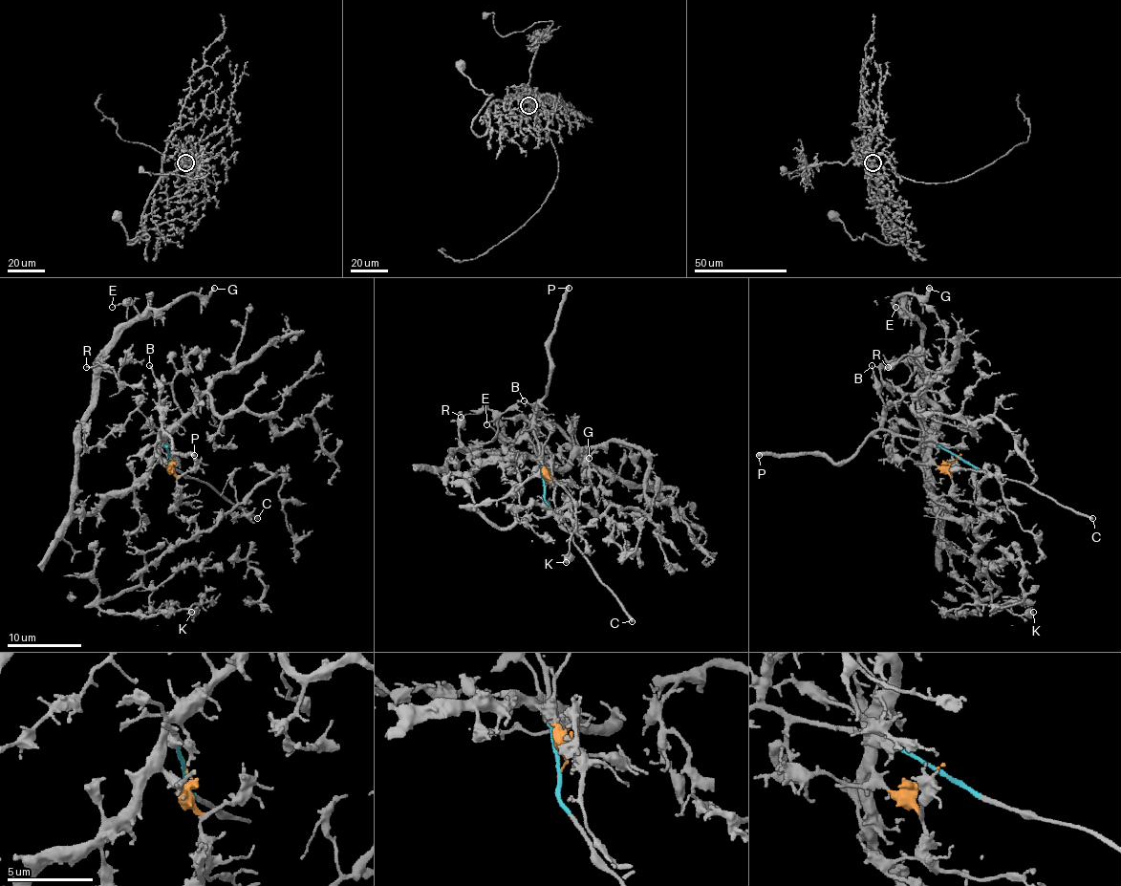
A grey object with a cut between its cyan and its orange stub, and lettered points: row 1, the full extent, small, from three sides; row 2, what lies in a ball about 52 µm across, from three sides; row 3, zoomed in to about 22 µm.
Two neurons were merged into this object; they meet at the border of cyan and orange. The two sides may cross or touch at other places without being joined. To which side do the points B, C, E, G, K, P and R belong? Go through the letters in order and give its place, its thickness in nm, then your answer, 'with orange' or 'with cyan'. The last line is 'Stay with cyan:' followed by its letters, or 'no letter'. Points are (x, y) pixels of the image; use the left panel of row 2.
B: (149, 365) | 140 nm | with cyan
C: (257, 518) | 280 nm | with cyan
E: (112, 307) | 100 nm | with orange
G: (214, 288) | 360 nm | with orange
K: (191, 612) | 750 nm | with orange
P: (194, 455) | 420 nm | with cyan
R: (86, 367) | 100 nm | with orange
Stay with cyan: B, C, P

